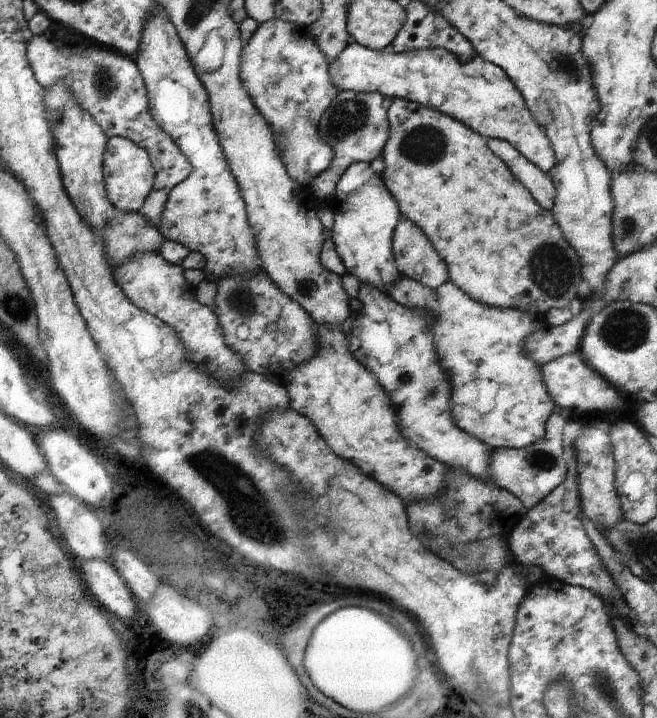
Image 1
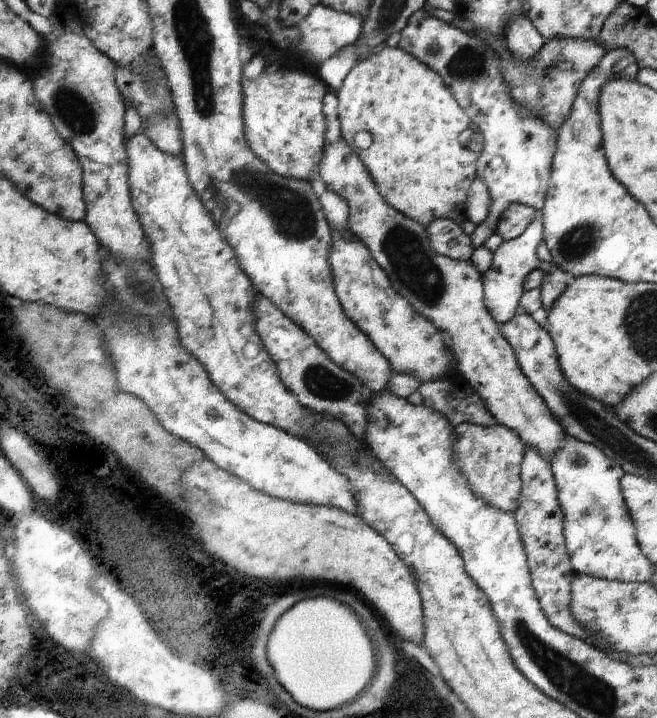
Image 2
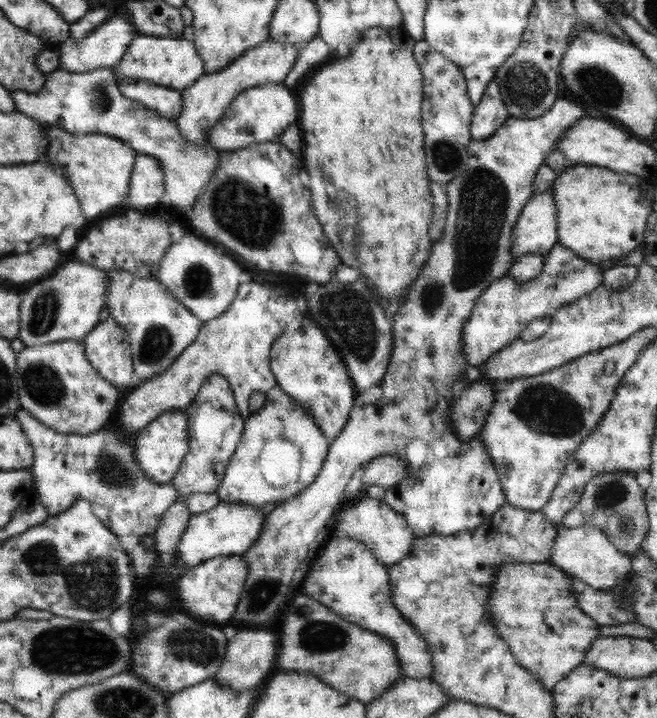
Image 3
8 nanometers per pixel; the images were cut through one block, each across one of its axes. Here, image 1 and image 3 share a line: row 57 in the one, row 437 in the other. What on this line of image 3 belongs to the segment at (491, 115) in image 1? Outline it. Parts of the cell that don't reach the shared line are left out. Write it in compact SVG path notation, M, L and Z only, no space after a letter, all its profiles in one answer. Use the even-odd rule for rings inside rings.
M557 98L553 102L551 108L548 108L543 112L542 116L531 119L522 119L515 117L507 117L503 124L499 128L495 128L495 132L485 138L485 140L471 140L467 145L467 168L460 172L459 176L452 178L445 186L446 194L446 220L444 223L443 231L438 240L431 242L431 247L429 247L429 253L425 257L425 266L421 266L417 277L413 280L413 283L409 283L403 299L401 299L401 305L397 307L396 312L393 314L393 324L391 326L391 337L393 342L393 347L391 347L391 356L389 358L389 364L386 366L385 374L380 380L380 387L382 391L383 398L381 401L378 401L374 404L361 405L353 407L349 413L348 420L345 423L345 426L341 428L341 432L337 434L335 440L330 441L330 446L327 448L327 454L323 459L321 468L318 471L316 478L306 486L303 490L297 492L291 498L287 498L284 502L277 503L272 507L272 511L267 514L266 519L263 519L263 529L261 533L257 535L257 539L253 545L251 545L247 550L242 554L243 560L247 562L247 575L245 575L245 581L243 581L243 588L241 593L239 593L239 600L237 601L235 612L232 615L230 623L236 625L237 627L265 627L265 624L273 622L276 620L277 614L279 614L279 608L286 605L288 599L291 597L293 591L292 588L296 584L296 581L299 577L299 574L304 570L305 566L309 566L309 563L315 558L316 552L320 549L320 545L325 542L325 538L329 538L329 526L333 520L334 514L339 510L339 507L342 504L342 492L345 485L350 480L351 475L353 475L354 470L361 467L362 464L368 463L373 458L385 453L387 455L397 455L401 457L407 467L409 467L409 473L406 475L406 478L403 478L399 483L393 484L384 490L384 496L381 498L385 504L388 504L405 520L405 524L411 528L413 536L447 536L461 531L466 531L467 529L472 529L479 526L484 526L487 523L488 518L501 508L501 506L506 504L505 496L501 492L501 486L498 482L497 476L495 475L495 468L483 448L483 438L479 434L475 434L471 440L467 442L459 442L455 432L451 430L449 426L449 418L447 418L447 411L449 411L449 401L453 399L453 393L455 389L460 389L458 382L461 382L461 373L465 373L465 356L461 352L460 347L460 329L465 323L465 319L469 317L469 311L473 307L473 303L477 300L477 297L481 295L483 289L491 283L491 281L501 278L506 275L509 271L509 268L512 266L511 256L511 246L510 246L510 235L511 230L514 229L514 225L519 215L519 212L523 209L523 206L527 203L527 200L530 200L533 190L531 190L531 185L533 179L535 178L535 173L537 169L542 164L545 156L549 152L553 151L553 143L557 141L557 138L561 137L561 133L567 129L567 127L573 125L575 121L581 119L584 116L583 108L579 106L574 100L570 98Z

